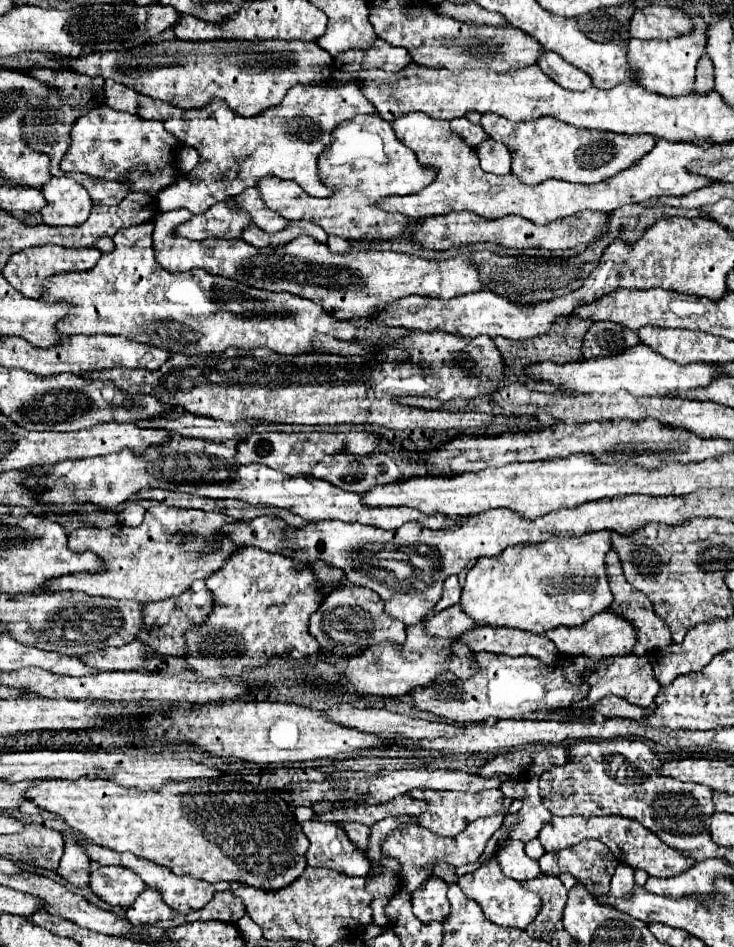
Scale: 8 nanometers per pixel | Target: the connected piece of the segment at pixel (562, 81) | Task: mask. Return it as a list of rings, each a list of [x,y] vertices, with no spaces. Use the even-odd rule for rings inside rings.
[[[542,51],[538,57],[538,65],[540,69],[552,79],[556,81],[560,87],[570,89],[570,91],[584,91],[588,87],[592,87],[590,77],[576,69],[574,65],[570,65],[568,61],[564,61],[558,53],[554,51]]]

